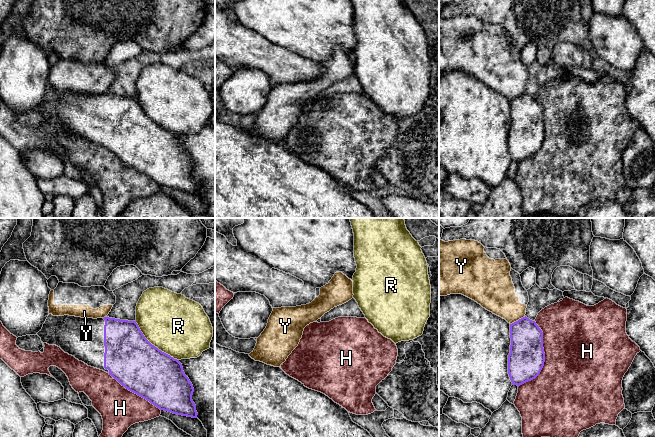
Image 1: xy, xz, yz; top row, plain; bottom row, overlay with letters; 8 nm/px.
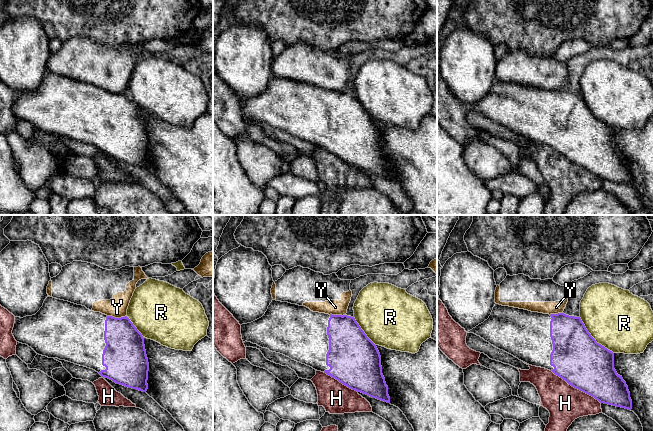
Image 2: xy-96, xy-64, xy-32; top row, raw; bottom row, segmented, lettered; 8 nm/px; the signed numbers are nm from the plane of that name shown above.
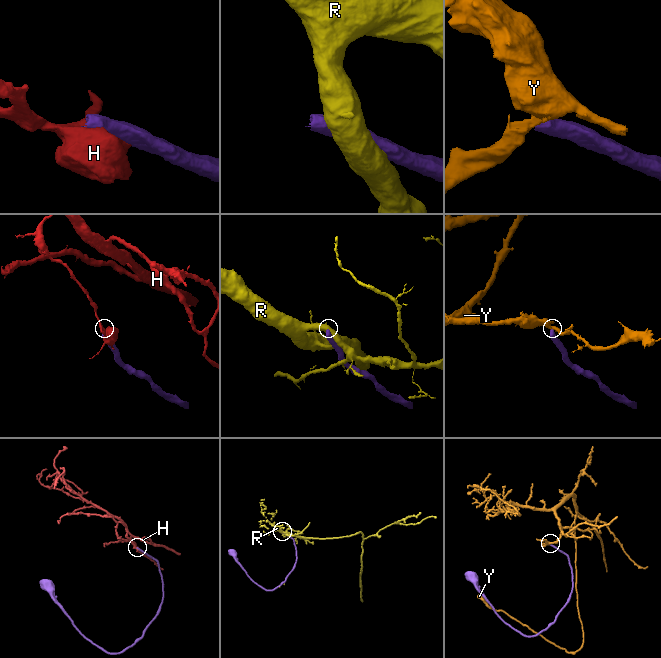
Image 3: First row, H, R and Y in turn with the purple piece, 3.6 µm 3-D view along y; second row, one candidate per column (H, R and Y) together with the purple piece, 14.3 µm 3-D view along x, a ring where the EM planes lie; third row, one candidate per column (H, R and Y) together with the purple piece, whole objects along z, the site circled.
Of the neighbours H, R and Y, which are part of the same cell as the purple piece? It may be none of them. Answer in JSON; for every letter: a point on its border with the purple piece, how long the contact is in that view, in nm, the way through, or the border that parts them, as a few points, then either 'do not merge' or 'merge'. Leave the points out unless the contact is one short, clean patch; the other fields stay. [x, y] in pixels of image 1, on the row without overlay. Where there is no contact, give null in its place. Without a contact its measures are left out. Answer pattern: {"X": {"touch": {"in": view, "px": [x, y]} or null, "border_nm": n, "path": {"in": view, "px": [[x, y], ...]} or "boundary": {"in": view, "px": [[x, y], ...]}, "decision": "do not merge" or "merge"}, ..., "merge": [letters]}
{"H": {"touch": {"in": "yz", "px": [544, 134]}, "border_nm": 550, "decision": "do not merge"}, "R": {"touch": {"in": "xy", "px": [153, 121]}, "border_nm": 480, "decision": "do not merge"}, "Y": {"touch": {"in": "yz", "px": [518, 96]}, "border_nm": 140, "boundary": {"in": "yz", "px": [[525, 92], [510, 100]]}, "decision": "do not merge"}, "merge": []}

